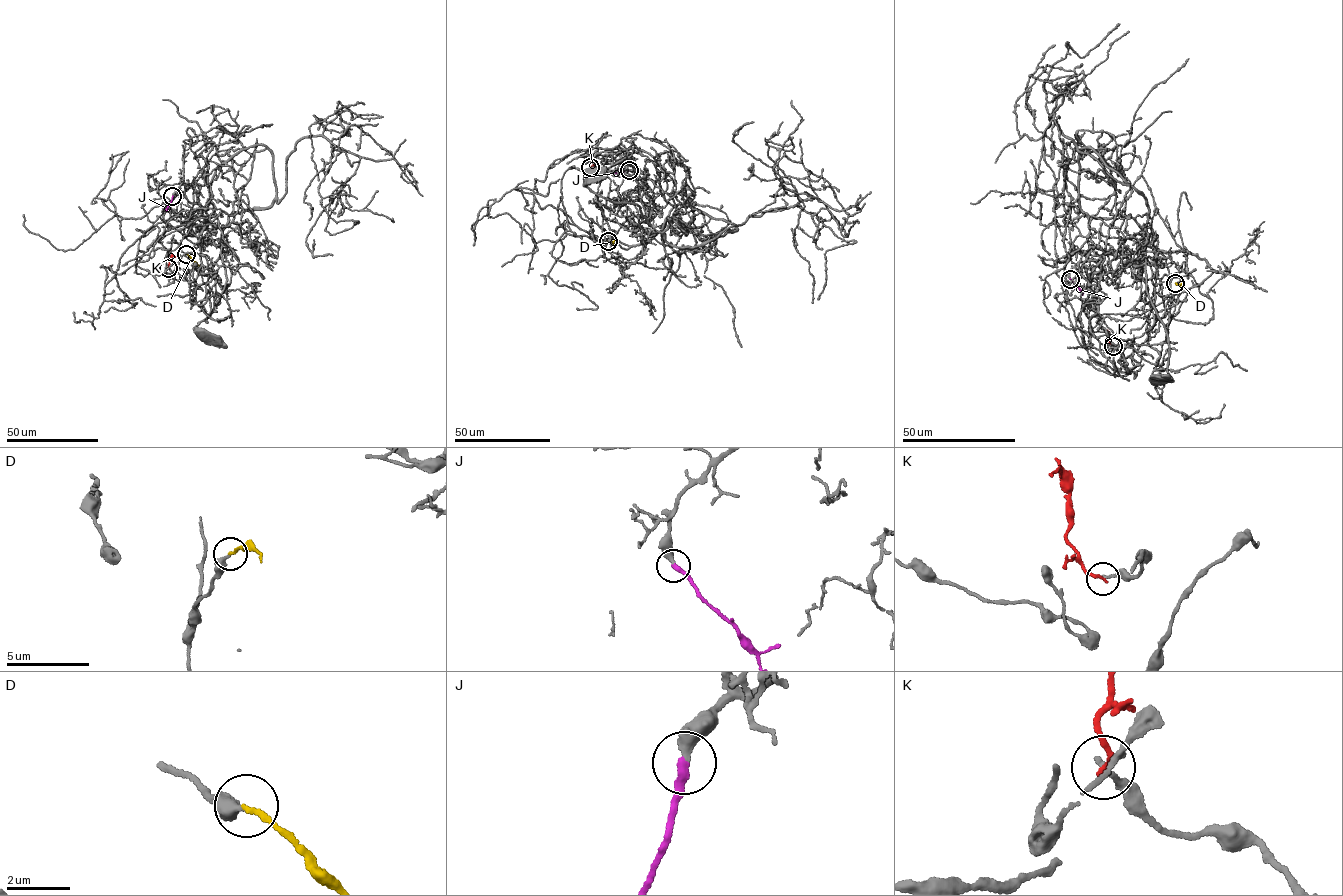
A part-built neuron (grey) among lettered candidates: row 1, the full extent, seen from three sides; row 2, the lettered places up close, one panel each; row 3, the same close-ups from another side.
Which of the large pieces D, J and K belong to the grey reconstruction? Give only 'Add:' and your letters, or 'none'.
Add: D, J

